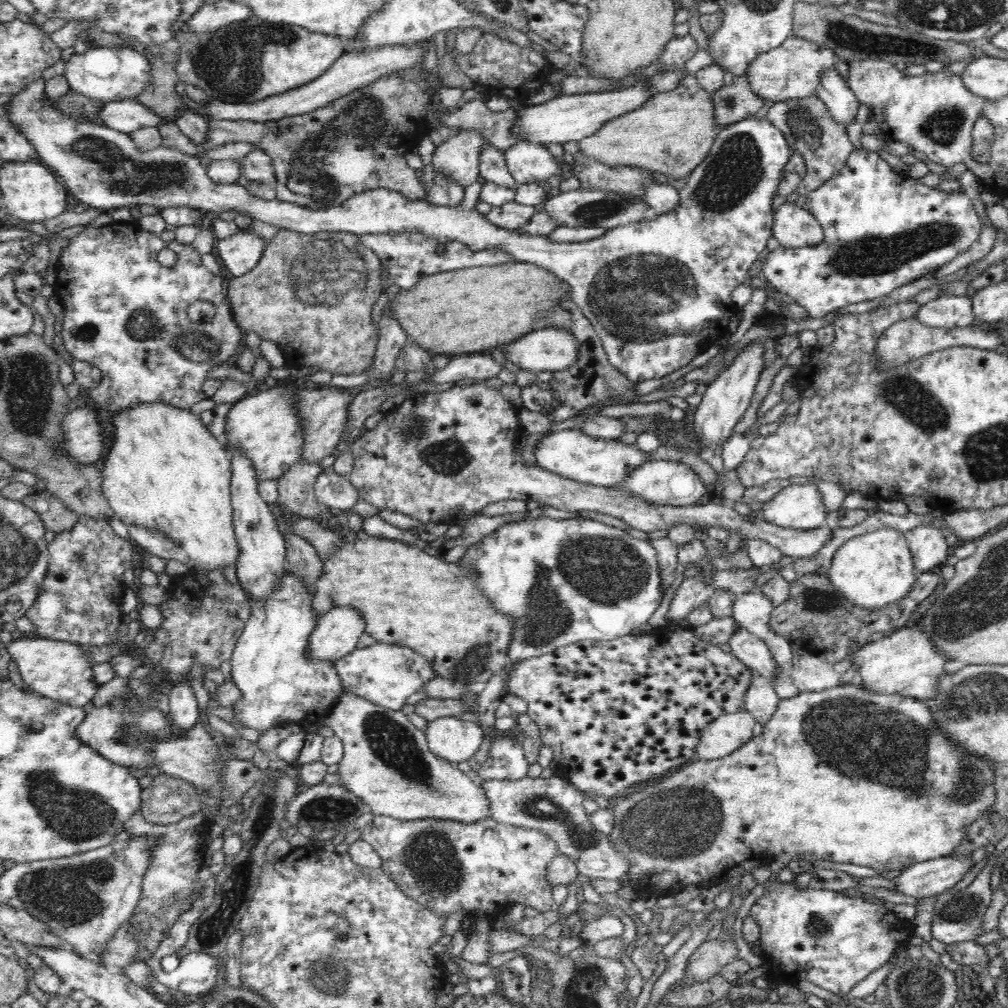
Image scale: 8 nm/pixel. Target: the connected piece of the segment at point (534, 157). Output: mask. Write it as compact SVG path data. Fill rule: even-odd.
M518 141L505 152L505 159L516 189L532 182L544 184L548 178L563 173L561 164L543 144Z

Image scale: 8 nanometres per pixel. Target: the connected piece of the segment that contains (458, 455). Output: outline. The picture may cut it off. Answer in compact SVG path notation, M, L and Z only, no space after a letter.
M483 384L463 385L444 390L443 392L414 393L401 404L384 413L383 418L372 430L362 430L358 437L350 443L349 452L354 458L354 467L350 483L360 493L360 499L374 505L377 509L388 510L410 516L420 523L453 524L459 514L474 515L492 502L502 500L536 501L541 508L554 507L562 511L592 511L622 519L631 528L651 533L666 530L679 525L695 524L700 528L718 527L732 534L740 533L744 540L758 539L777 548L786 556L812 556L820 551L826 540L830 540L832 529L828 526L809 530L795 530L776 527L760 518L740 516L732 505L714 500L705 505L652 505L630 493L618 488L602 487L578 483L542 469L542 466L526 466L520 455L514 455L514 440L522 434L519 425L518 407L510 403L500 393L500 389Z

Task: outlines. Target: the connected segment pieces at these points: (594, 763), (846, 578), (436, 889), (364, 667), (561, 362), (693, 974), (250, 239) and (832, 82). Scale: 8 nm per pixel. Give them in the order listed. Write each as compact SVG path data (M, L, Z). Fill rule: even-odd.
M682 624L677 631L669 631L668 627L664 627L659 629L654 628L650 634L640 635L639 637L628 634L614 638L614 640L584 640L582 642L576 642L576 644L568 644L568 646L556 648L556 650L552 650L552 652L548 652L542 656L536 656L536 658L521 660L519 663L516 663L513 666L513 669L509 672L509 675L507 676L507 683L505 685L505 694L507 697L520 698L527 702L527 714L538 725L539 736L542 738L542 743L554 751L553 760L555 760L558 764L557 773L564 779L570 781L578 790L582 791L582 794L585 796L598 794L600 796L605 796L608 800L612 800L614 797L630 794L636 786L658 779L675 768L681 767L688 761L698 760L698 756L696 754L696 744L700 742L701 732L707 728L708 724L712 723L713 720L717 719L721 714L730 714L735 713L736 711L744 710L745 694L750 686L750 671L746 669L746 665L737 656L734 656L732 653L722 651L722 649L718 647L718 644L710 644L709 642L706 642L699 636L695 635L694 629L688 629L684 624Z
M892 528L850 538L835 551L828 569L830 580L848 603L877 612L904 598L912 590L918 576L905 534Z
M378 816L372 819L361 831L361 839L365 840L368 844L374 847L374 850L381 856L382 864L381 869L397 884L397 887L402 892L415 902L419 902L422 906L429 908L438 918L447 919L450 914L461 911L464 916L472 917L473 921L477 924L480 920L488 920L491 923L491 919L494 918L495 913L504 913L504 911L498 911L504 909L507 905L513 902L513 904L523 904L523 906L530 906L534 910L538 910L540 913L544 913L551 909L553 904L552 900L552 885L546 878L547 866L556 854L559 852L556 847L556 841L548 837L546 833L539 831L538 829L527 829L524 827L514 827L511 824L504 824L497 820L483 818L482 820L474 821L473 823L464 823L452 819L435 819L425 818L418 820L398 820L391 816Z
M375 642L368 648L354 649L350 654L333 663L343 690L353 692L364 700L396 711L400 711L408 696L419 692L421 686L435 676L429 660L407 646L396 646L395 644Z
M538 328L502 346L504 356L520 368L534 371L561 371L574 364L576 337L563 328Z
M715 939L704 942L690 956L682 984L677 981L668 992L678 993L697 983L705 982L718 975L726 964L738 959L739 951L734 941L718 942Z
M242 230L228 238L217 239L215 254L227 277L237 277L254 269L267 244L252 230Z
M836 69L822 73L822 80L816 94L822 102L826 103L836 123L847 127L856 119L860 102L849 87L849 83L844 81Z

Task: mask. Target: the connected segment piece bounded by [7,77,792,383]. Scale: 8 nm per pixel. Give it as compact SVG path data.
M38 78L22 92L7 102L8 121L29 140L39 162L47 165L65 187L87 208L111 212L126 206L151 204L158 210L168 207L203 208L217 216L226 210L262 220L278 228L305 235L320 231L352 233L353 235L387 232L422 232L442 243L458 240L478 251L490 247L500 248L512 255L516 262L534 264L546 269L571 286L571 299L592 323L603 342L607 358L628 380L634 383L650 378L664 378L674 370L686 366L697 354L702 354L716 342L724 343L729 337L729 317L738 312L731 292L744 284L750 269L766 252L766 242L773 236L772 199L778 188L783 170L792 154L787 140L766 119L749 117L720 131L712 143L708 156L694 167L679 190L680 202L672 212L654 215L640 222L609 228L598 238L578 243L550 242L547 236L530 236L520 230L502 230L484 218L474 205L480 196L483 181L472 182L465 188L460 206L436 206L428 200L411 200L387 188L373 188L356 193L342 204L322 210L310 210L297 204L264 200L252 196L244 185L216 184L207 175L200 158L180 152L176 148L160 146L140 151L132 137L102 124L83 122L65 116L60 109L44 101L44 79Z

